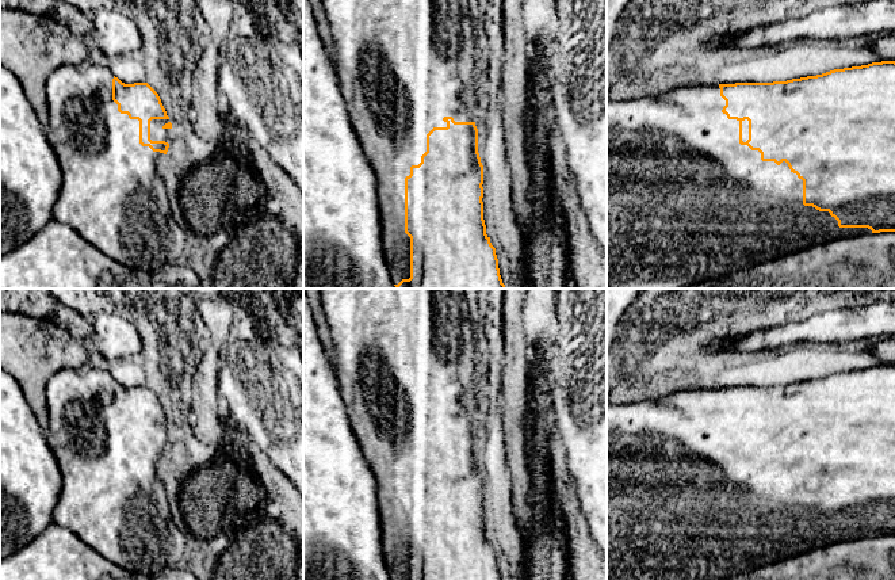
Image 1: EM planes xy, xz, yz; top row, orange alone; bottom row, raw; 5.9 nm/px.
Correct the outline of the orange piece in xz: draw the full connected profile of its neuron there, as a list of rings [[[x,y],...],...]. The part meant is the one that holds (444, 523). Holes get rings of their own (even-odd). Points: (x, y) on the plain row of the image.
[[[320,289],[321,306],[334,344],[334,371],[351,427],[376,481],[382,552],[390,580],[501,580],[496,552],[483,523],[483,469],[473,408],[464,400],[473,385],[474,332],[464,289]]]

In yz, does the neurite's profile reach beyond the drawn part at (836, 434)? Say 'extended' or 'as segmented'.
extended

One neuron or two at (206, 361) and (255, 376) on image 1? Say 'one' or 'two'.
two

